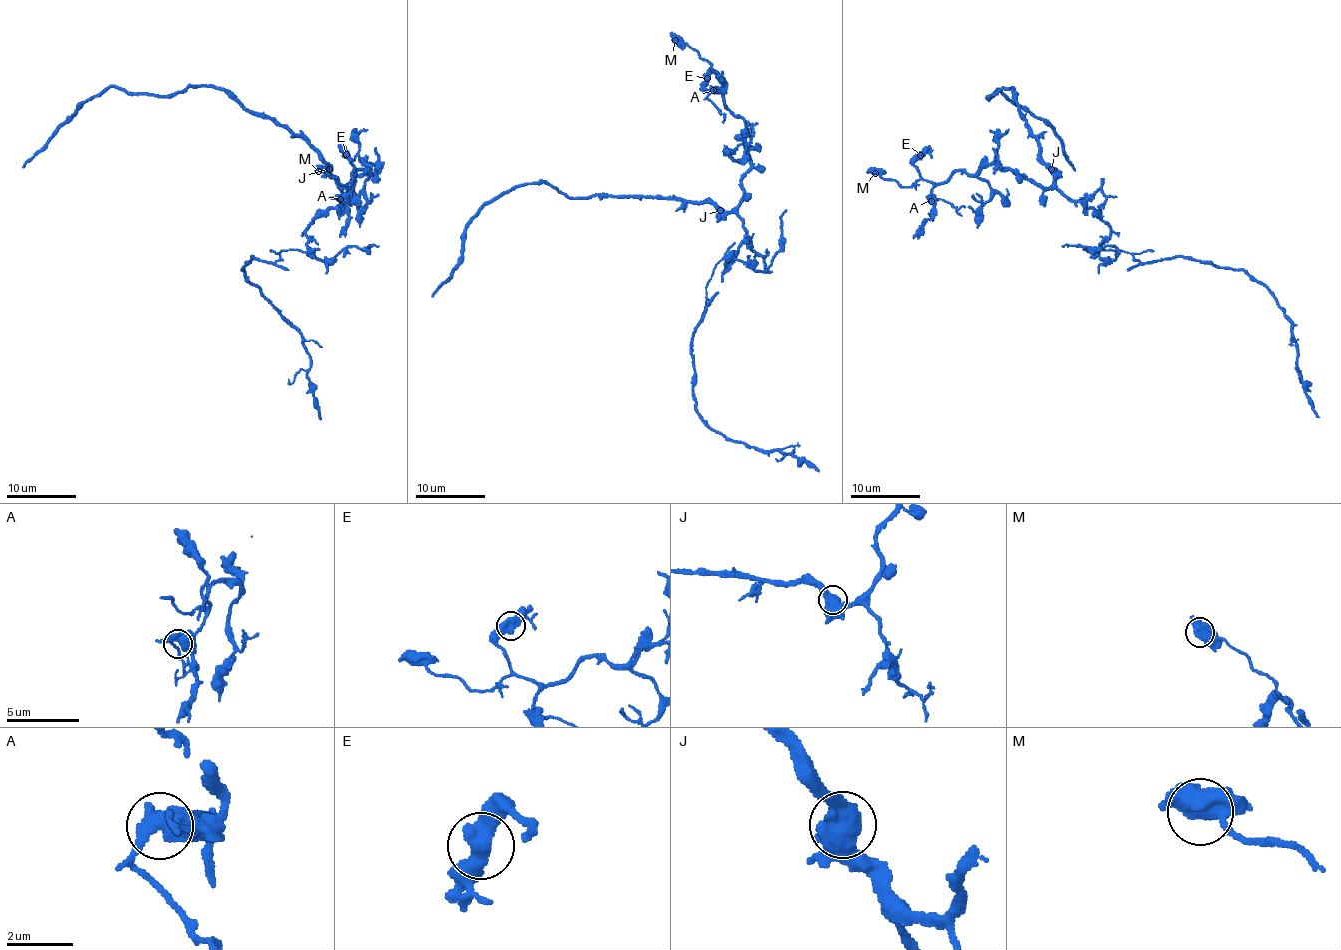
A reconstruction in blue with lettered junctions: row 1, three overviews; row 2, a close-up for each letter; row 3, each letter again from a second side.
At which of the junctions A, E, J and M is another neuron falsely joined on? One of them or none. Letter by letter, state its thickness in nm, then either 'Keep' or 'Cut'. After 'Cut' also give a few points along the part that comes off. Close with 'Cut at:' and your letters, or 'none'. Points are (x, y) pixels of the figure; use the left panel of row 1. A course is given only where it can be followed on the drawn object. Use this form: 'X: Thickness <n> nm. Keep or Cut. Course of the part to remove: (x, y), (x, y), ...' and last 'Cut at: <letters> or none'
A: Thickness 600 nm. Keep
E: Thickness 600 nm. Keep
J: Thickness 700 nm. Keep
M: Thickness 650 nm. Keep
Cut at: none

